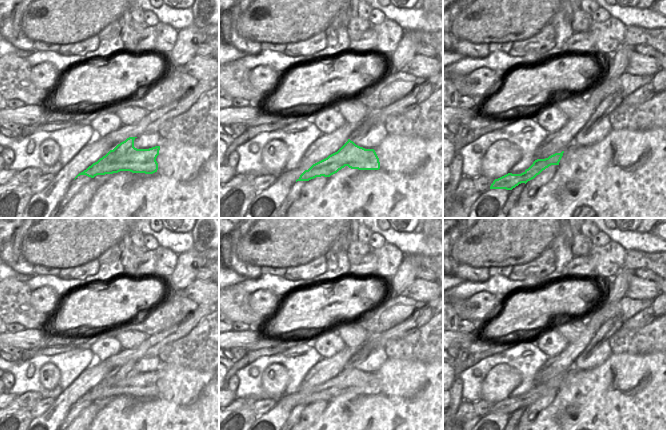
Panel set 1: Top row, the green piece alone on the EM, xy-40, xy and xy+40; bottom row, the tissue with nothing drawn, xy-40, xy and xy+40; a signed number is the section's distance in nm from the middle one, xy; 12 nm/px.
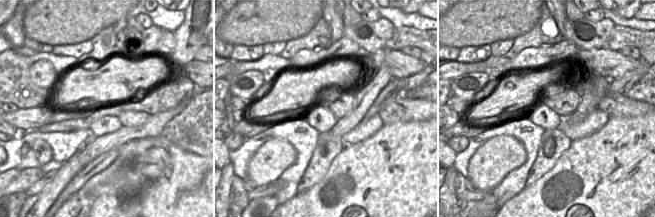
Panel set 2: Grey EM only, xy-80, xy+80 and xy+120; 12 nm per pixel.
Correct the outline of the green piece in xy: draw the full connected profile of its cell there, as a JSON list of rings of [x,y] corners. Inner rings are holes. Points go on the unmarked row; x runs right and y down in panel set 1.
[[[348,363],[337,376],[305,394],[296,406],[309,405],[321,400],[330,401],[345,390],[358,394],[379,394],[380,386],[374,373],[365,373]]]

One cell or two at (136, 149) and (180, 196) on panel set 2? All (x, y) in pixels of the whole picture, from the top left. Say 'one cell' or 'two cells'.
two cells

